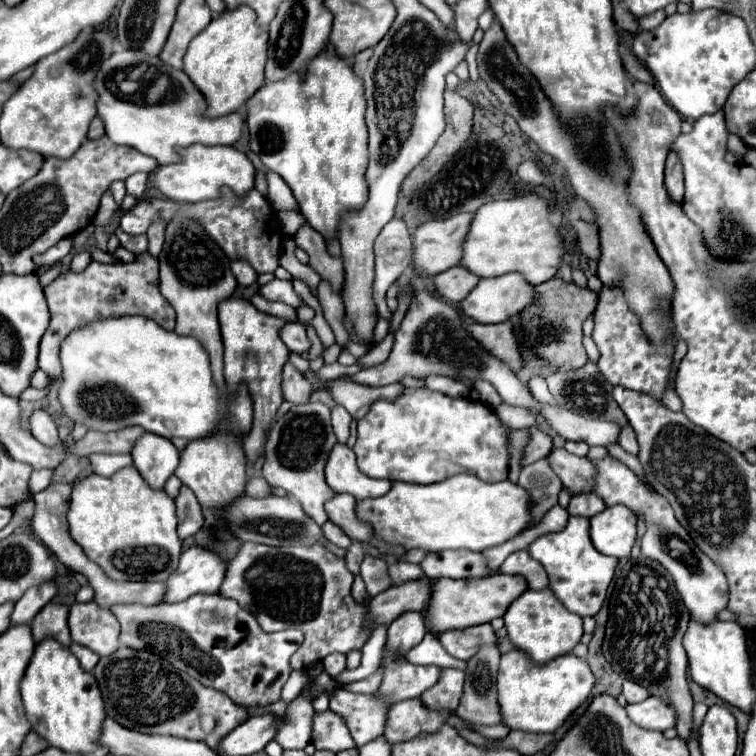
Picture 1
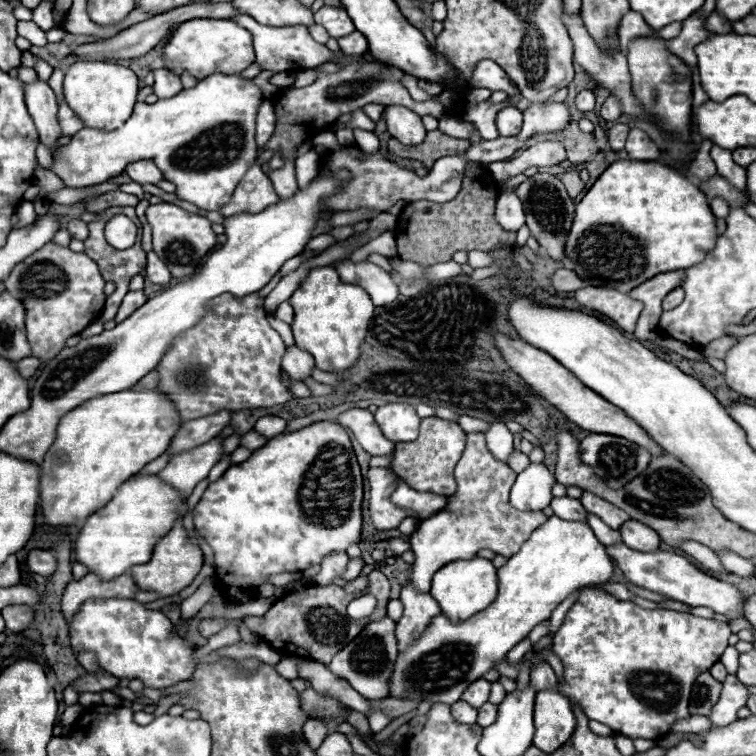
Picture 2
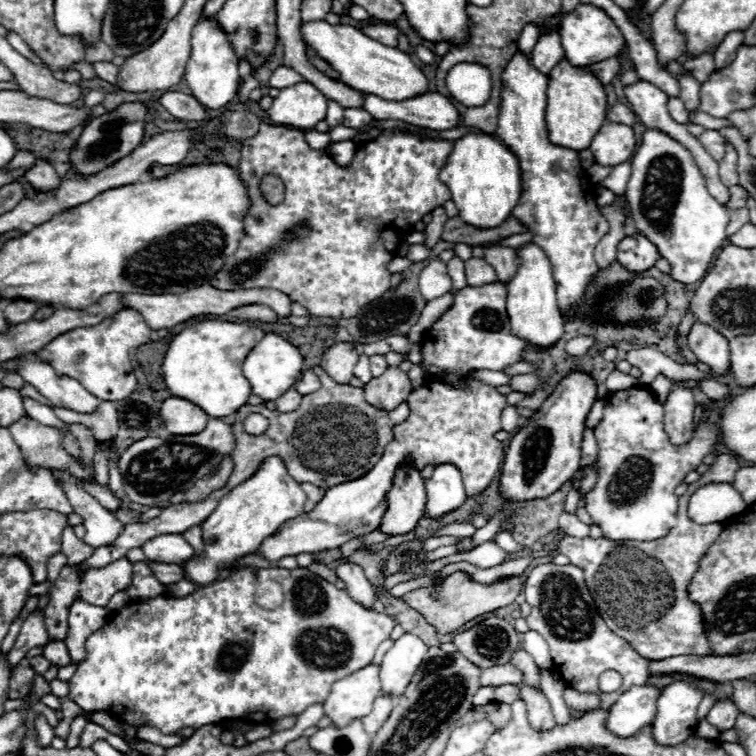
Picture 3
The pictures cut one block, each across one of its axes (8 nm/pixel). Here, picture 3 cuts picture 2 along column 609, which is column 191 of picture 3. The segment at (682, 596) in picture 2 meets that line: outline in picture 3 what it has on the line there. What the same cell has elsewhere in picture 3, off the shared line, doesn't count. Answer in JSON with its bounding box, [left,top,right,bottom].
[142,534,194,564]

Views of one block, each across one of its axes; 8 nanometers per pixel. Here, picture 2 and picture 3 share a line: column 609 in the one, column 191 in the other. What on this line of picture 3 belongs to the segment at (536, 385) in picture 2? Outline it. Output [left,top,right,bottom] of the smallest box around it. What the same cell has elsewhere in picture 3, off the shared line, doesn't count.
[160,396,210,434]

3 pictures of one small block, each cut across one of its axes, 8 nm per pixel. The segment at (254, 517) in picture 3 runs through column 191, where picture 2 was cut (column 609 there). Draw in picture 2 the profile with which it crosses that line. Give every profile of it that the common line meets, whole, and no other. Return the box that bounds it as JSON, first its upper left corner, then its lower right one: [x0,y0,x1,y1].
[388,516,614,704]

